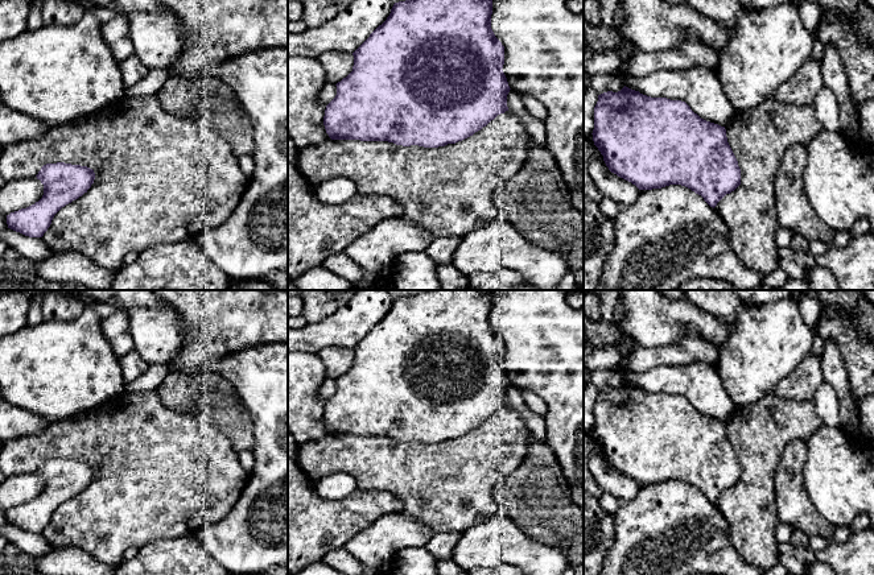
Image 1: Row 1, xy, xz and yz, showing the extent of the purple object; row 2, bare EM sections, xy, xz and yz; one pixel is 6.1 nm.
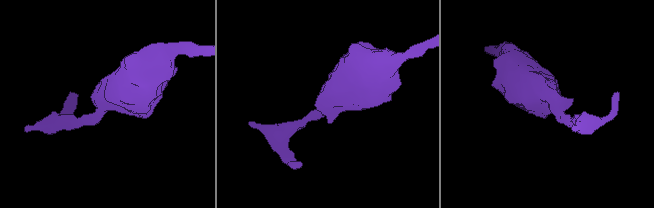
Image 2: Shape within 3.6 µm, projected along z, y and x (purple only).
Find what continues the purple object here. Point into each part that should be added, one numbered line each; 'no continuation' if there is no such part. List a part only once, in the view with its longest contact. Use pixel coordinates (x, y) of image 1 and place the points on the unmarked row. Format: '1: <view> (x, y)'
no continuation

